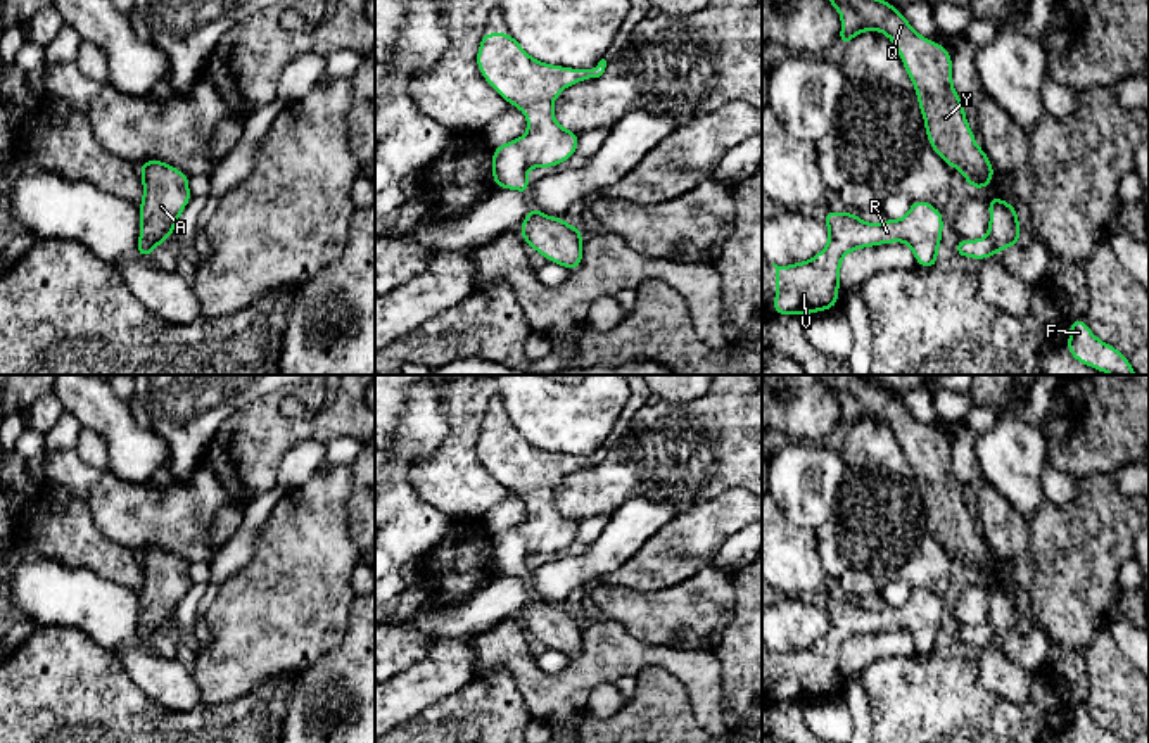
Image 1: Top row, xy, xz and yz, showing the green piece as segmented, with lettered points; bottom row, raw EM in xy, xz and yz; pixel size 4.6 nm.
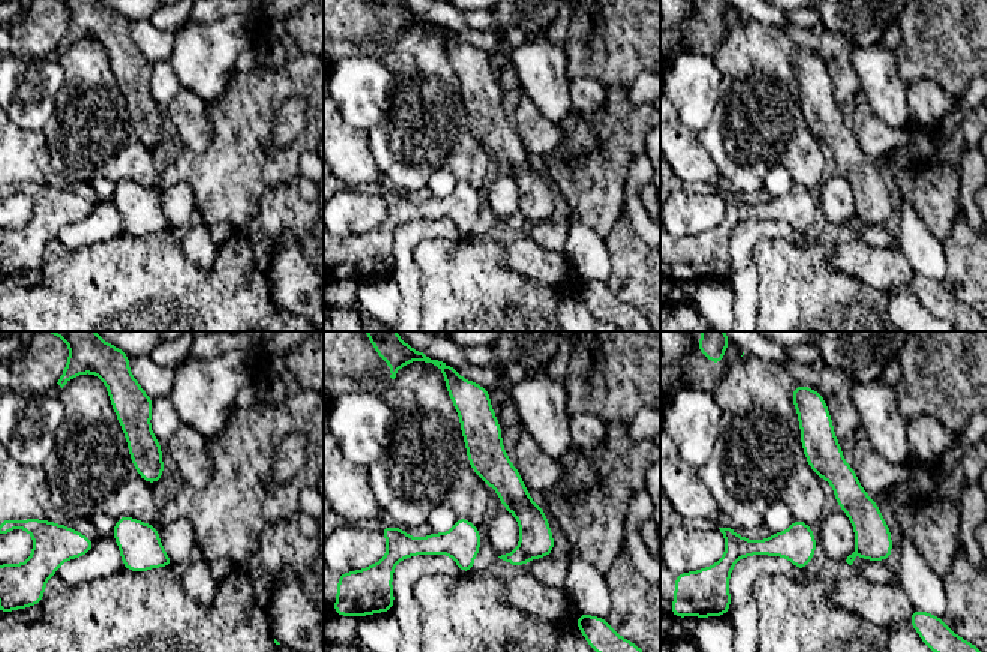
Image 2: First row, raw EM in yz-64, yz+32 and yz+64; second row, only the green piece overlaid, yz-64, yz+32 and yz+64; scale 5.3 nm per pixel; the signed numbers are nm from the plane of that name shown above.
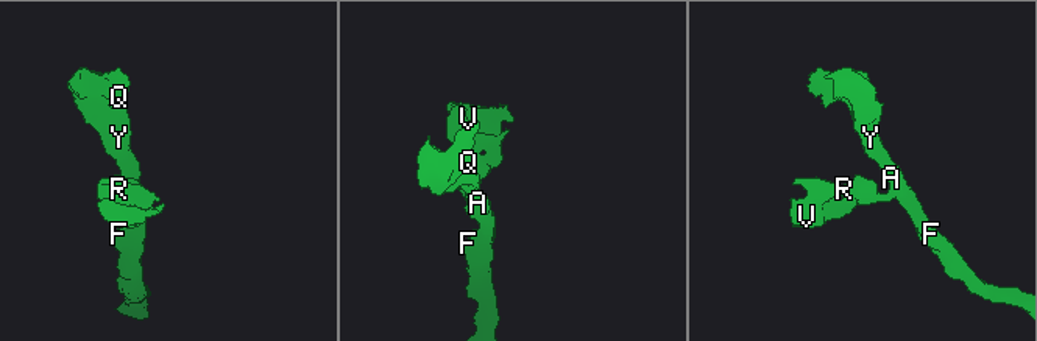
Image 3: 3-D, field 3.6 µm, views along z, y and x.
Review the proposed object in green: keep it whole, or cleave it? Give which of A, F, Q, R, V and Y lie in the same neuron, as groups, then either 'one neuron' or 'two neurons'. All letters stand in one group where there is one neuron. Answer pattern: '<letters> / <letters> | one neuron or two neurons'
A F Q Y / R V | two neurons

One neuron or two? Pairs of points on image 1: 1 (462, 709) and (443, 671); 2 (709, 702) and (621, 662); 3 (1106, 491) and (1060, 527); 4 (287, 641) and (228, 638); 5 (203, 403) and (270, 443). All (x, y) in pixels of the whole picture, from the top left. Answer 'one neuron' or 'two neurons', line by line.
1: two neurons
2: one neuron
3: one neuron
4: one neuron
5: two neurons

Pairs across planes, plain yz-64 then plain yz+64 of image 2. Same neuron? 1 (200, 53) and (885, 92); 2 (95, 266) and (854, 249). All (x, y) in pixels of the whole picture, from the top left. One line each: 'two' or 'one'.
1: one
2: two

